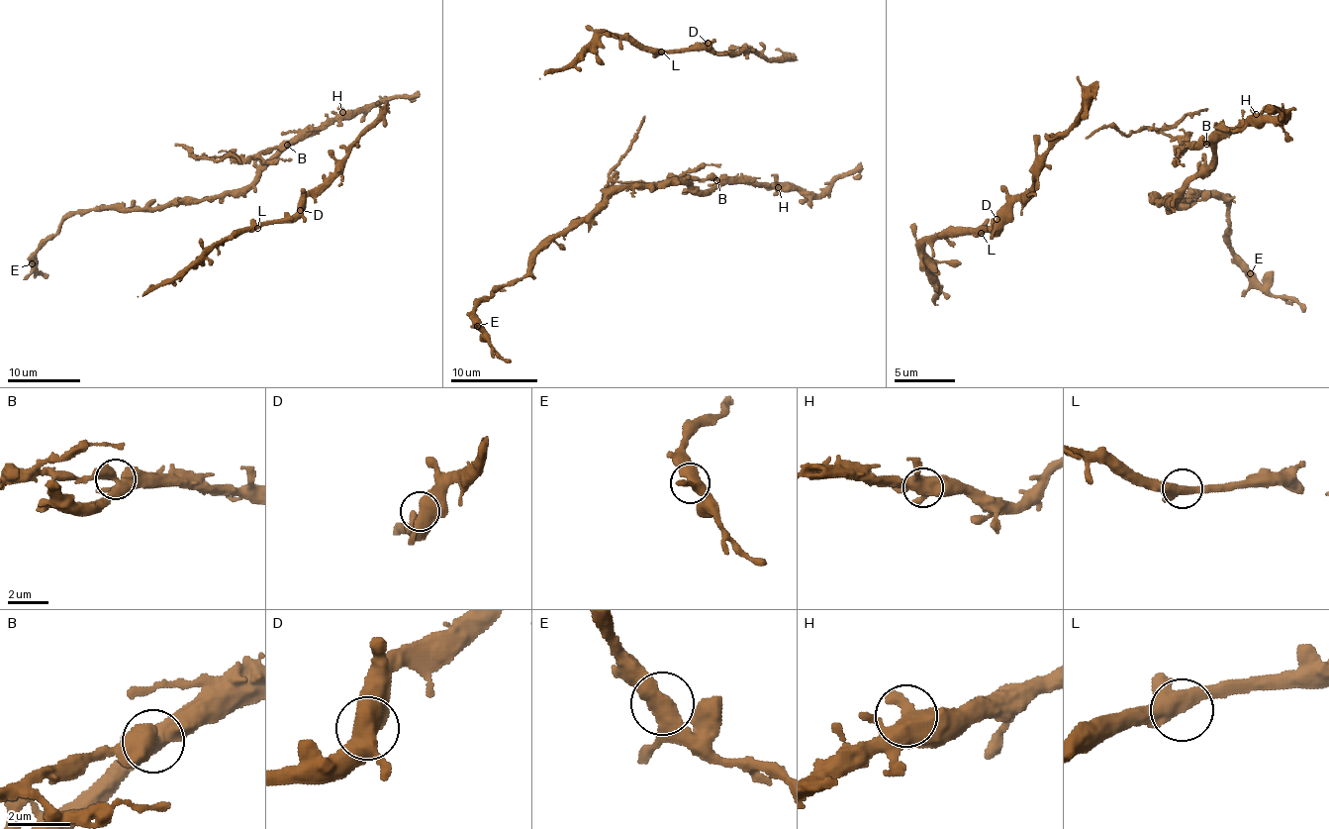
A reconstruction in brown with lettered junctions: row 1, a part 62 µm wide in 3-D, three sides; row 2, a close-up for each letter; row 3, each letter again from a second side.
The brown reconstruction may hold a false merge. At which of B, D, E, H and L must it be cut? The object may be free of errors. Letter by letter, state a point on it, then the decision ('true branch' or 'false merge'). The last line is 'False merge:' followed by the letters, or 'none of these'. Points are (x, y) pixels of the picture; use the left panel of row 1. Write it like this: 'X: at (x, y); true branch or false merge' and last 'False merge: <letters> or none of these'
B: at (287, 145); false merge
D: at (300, 210); true branch
E: at (32, 263); true branch
H: at (342, 112); true branch
L: at (257, 228); true branch
False merge: B

